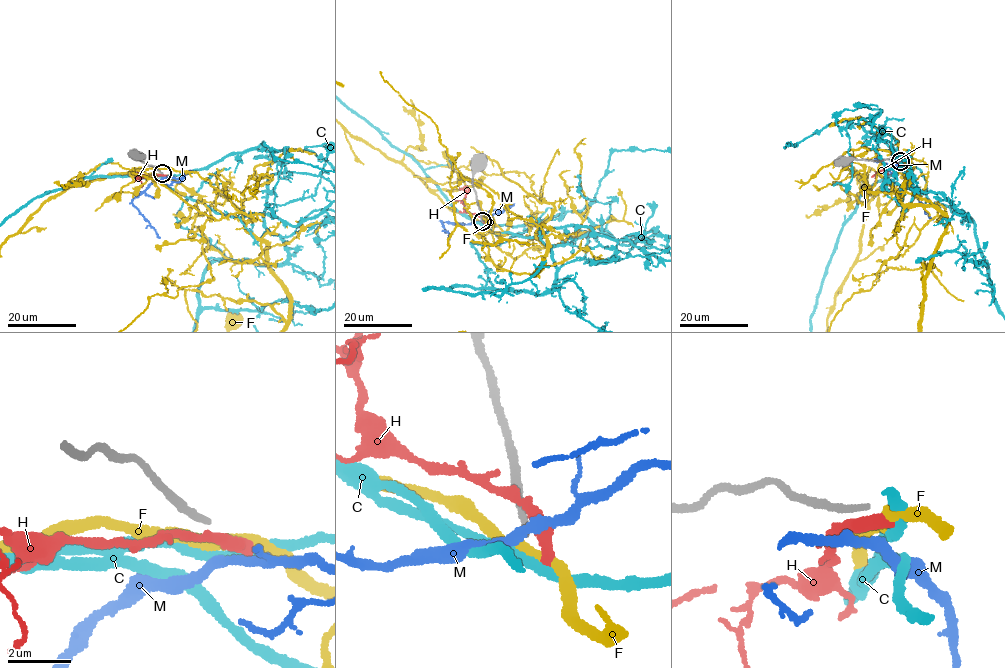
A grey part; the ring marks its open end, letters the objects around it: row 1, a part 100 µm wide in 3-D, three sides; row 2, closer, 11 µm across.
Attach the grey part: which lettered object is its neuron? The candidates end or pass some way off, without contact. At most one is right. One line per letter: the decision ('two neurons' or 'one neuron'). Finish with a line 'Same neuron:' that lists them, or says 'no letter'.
C: two neurons
F: two neurons
H: two neurons
M: two neurons
Same neuron: no letter

